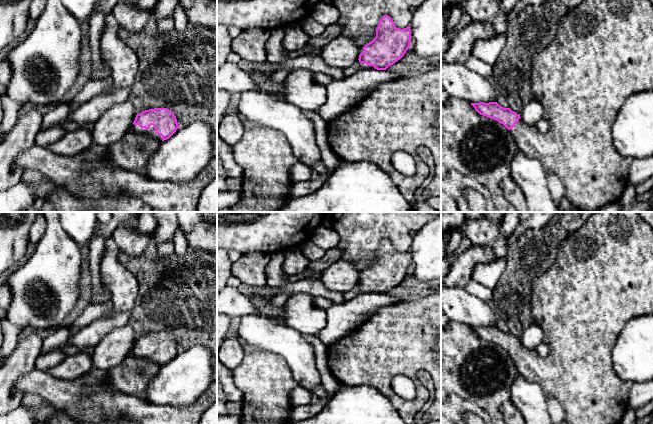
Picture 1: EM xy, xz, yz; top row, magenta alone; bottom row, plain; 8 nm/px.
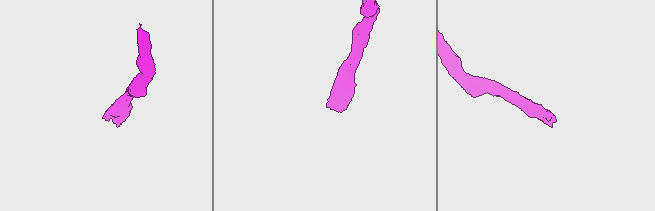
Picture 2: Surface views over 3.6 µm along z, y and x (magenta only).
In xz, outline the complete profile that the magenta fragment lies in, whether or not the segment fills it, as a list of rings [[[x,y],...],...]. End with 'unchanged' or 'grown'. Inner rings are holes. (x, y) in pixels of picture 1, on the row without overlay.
[[[384,239],[376,253],[376,261],[360,272],[359,294],[386,294],[404,280],[410,266],[410,251],[397,252],[392,242]]]; grown

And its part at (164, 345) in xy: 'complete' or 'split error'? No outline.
split error

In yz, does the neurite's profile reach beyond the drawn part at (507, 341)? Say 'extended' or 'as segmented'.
extended

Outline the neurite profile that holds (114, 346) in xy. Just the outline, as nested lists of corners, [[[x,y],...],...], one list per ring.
[[[129,324],[110,331],[93,348],[93,366],[106,371],[114,368],[130,353],[136,339],[134,329]]]

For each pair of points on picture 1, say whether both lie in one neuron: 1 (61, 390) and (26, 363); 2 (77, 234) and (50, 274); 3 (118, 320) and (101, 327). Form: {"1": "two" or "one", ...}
{"1": "two", "2": "two", "3": "one"}

